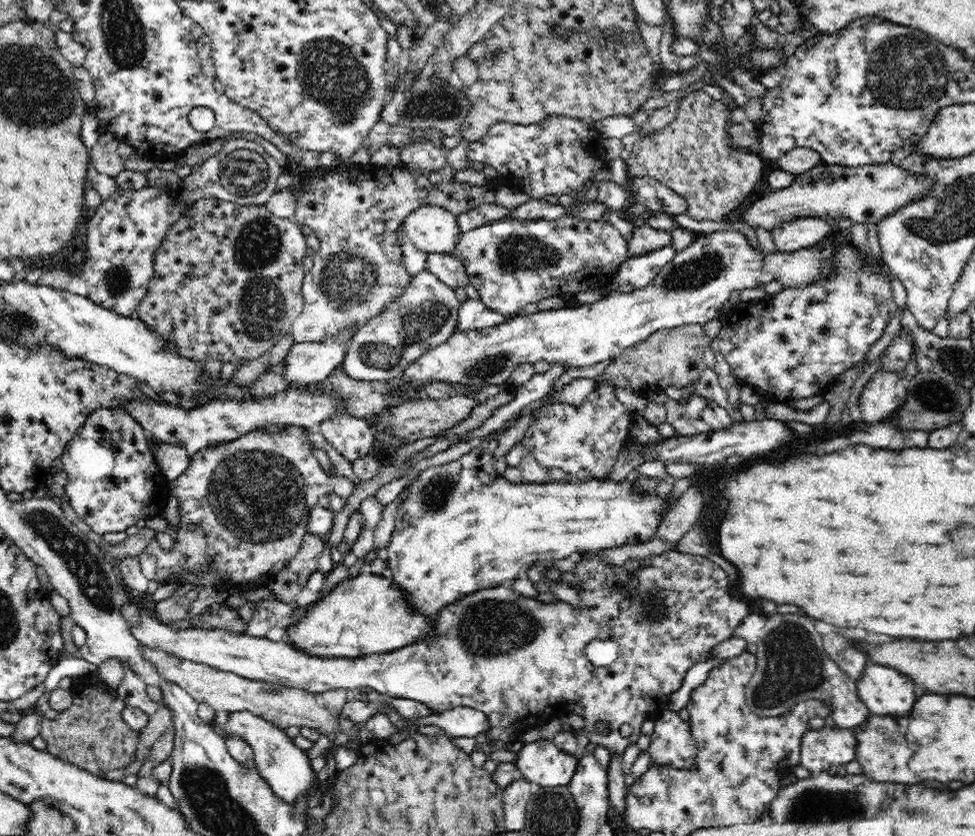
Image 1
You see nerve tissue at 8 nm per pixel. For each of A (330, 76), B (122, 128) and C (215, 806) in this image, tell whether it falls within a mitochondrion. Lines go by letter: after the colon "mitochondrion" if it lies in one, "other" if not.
A: mitochondrion
B: other
C: mitochondrion

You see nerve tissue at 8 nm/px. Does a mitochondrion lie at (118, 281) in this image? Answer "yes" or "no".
yes

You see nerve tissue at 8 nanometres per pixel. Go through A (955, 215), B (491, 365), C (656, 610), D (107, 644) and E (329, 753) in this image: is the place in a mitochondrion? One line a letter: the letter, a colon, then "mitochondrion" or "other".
A: mitochondrion
B: mitochondrion
C: mitochondrion
D: other
E: other

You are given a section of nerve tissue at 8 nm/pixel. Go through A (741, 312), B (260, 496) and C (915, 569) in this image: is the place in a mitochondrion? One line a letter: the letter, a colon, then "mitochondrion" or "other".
A: other
B: mitochondrion
C: other

